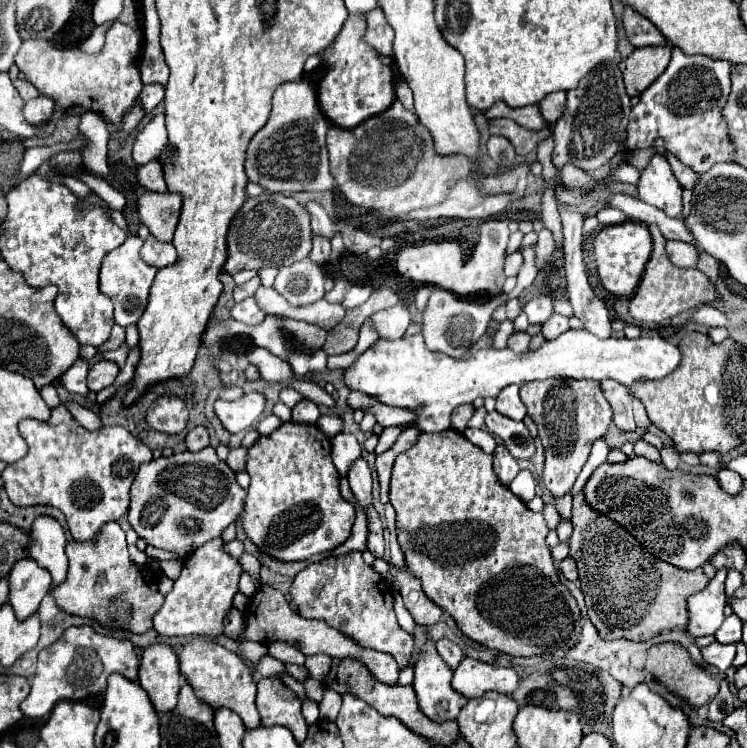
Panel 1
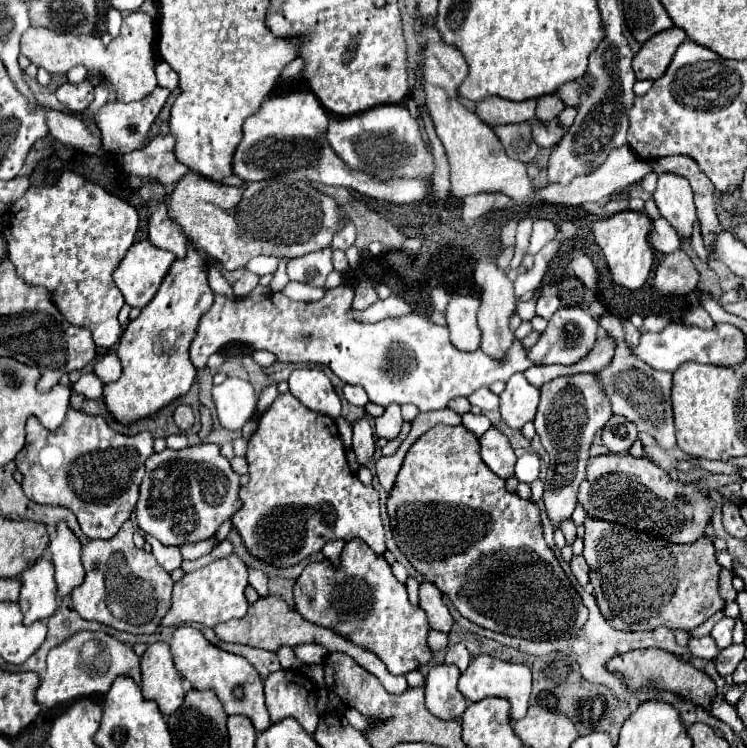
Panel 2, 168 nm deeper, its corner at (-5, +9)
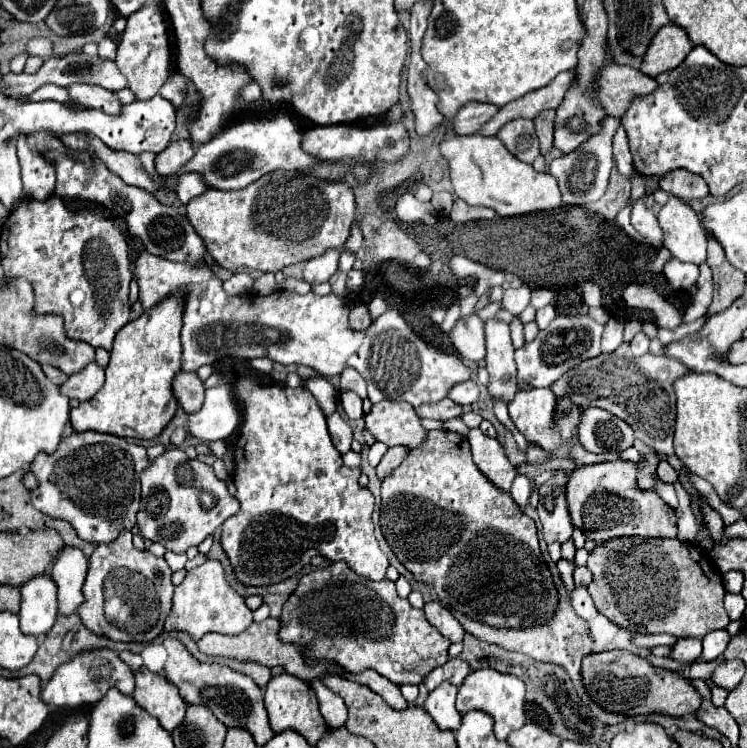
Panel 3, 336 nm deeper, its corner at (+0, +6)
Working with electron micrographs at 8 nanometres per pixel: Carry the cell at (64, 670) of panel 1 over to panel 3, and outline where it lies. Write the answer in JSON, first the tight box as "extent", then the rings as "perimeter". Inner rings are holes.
{"extent":[43,649,135,707],"perimeter":[[[95,649],[95,651],[85,651],[73,657],[71,661],[63,663],[51,681],[43,687],[43,701],[47,705],[57,705],[57,707],[81,707],[81,705],[95,705],[111,687],[119,689],[123,695],[131,695],[135,689],[135,677],[133,671],[119,659],[119,653],[111,649]]]}

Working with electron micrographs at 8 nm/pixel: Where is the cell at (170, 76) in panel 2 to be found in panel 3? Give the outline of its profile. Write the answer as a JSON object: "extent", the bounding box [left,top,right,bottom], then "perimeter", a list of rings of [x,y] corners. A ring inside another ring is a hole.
{"extent":[159,73,187,109],"perimeter":[[[173,73],[159,91],[161,97],[169,99],[175,105],[175,109],[181,109],[185,105],[185,93],[187,93],[187,79],[179,73]]]}

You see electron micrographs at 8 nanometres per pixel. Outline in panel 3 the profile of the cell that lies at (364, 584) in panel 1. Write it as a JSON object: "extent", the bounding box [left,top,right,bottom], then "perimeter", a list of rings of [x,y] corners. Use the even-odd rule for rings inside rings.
{"extent":[279,563,449,685],"perimeter":[[[329,563],[323,569],[315,569],[301,577],[297,589],[287,599],[281,613],[279,639],[291,643],[303,651],[307,661],[331,661],[351,673],[361,673],[363,669],[373,669],[387,677],[395,685],[419,685],[429,671],[443,665],[449,649],[449,641],[427,621],[421,609],[409,605],[395,591],[395,583],[383,579],[379,583],[357,575],[347,563]]]}

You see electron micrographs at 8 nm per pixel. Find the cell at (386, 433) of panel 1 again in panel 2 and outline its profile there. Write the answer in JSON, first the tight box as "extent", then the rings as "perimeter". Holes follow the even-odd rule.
{"extent":[376,404,402,440],"perimeter":[[[390,404],[386,408],[386,412],[376,418],[376,436],[382,436],[386,440],[392,440],[398,436],[400,428],[402,428],[402,414],[400,414],[400,406],[398,404]]]}

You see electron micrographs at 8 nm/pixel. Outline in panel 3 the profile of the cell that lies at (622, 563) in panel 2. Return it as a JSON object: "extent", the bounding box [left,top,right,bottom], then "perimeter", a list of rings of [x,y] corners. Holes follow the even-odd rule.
{"extent":[587,537,729,639],"perimeter":[[[619,537],[595,547],[589,553],[587,567],[593,573],[593,581],[589,585],[591,599],[601,615],[605,615],[615,625],[635,631],[635,633],[669,633],[673,637],[697,637],[703,639],[709,631],[727,629],[729,615],[723,607],[725,587],[719,571],[707,553],[703,553],[703,569],[701,569],[701,553],[681,541],[669,543],[669,555],[651,555],[651,539],[645,537]]]}

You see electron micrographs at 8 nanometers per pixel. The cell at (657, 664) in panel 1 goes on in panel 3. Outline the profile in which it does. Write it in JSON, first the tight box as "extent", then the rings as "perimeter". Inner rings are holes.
{"extent":[581,651,701,717],"perimeter":[[[603,651],[585,655],[581,663],[581,677],[587,695],[609,713],[627,717],[651,713],[683,717],[687,713],[695,713],[701,705],[699,693],[687,679],[683,679],[679,673],[653,667],[645,657],[633,655],[629,651]]]}

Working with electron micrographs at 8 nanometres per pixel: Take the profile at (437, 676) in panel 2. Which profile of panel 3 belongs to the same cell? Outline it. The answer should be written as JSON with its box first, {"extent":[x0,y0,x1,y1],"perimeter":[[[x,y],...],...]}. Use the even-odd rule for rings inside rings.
{"extent":[425,683,461,731],"perimeter":[[[441,683],[437,689],[433,689],[425,701],[425,711],[433,717],[439,729],[457,731],[461,725],[461,715],[455,709],[455,695],[457,687],[449,683]]]}

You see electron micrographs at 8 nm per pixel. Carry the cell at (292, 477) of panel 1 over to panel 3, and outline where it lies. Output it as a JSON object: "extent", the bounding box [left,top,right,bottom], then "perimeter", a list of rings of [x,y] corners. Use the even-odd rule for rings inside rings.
{"extent":[221,375,389,587],"perimeter":[[[247,375],[233,379],[235,397],[239,397],[239,407],[243,409],[243,425],[233,451],[233,485],[241,507],[223,523],[221,547],[229,557],[235,577],[243,585],[267,587],[293,577],[311,561],[311,557],[321,555],[329,561],[345,561],[355,573],[369,577],[371,581],[385,579],[389,559],[375,539],[373,495],[357,483],[361,469],[349,469],[331,443],[327,419],[319,409],[319,403],[311,393],[305,393],[305,389],[261,385],[255,381],[257,379]]]}

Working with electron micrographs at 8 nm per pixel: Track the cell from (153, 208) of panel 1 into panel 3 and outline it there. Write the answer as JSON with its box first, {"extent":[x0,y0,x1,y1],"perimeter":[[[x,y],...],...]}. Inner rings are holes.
{"extent":[187,171,356,273],"perimeter":[[[275,171],[239,191],[207,189],[205,193],[187,203],[187,219],[195,227],[197,235],[205,241],[211,257],[229,271],[249,267],[261,273],[277,273],[287,265],[307,261],[327,249],[341,249],[349,237],[355,217],[356,202],[349,183],[317,179],[305,171]]]}

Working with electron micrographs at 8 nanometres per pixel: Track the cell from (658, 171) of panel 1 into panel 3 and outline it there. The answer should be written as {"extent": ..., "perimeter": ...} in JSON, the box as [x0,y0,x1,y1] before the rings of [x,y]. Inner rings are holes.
{"extent":[659,195,707,265],"perimeter":[[[669,195],[667,205],[659,211],[659,225],[663,229],[663,245],[675,259],[695,265],[707,261],[707,235],[689,205]]]}

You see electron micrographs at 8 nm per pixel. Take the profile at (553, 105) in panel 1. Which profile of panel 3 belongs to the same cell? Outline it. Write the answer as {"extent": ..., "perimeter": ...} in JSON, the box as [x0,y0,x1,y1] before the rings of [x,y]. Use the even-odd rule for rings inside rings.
{"extent":[535,111,555,155],"perimeter":[[[543,111],[535,117],[535,129],[543,155],[553,147],[553,119],[555,119],[555,111]]]}

